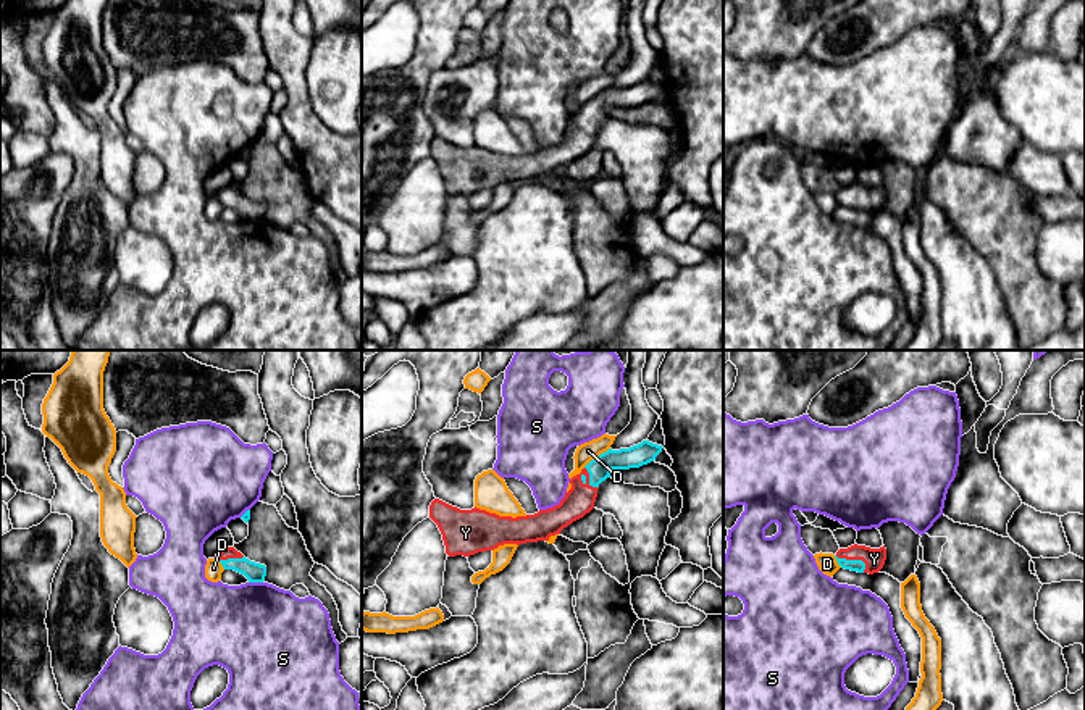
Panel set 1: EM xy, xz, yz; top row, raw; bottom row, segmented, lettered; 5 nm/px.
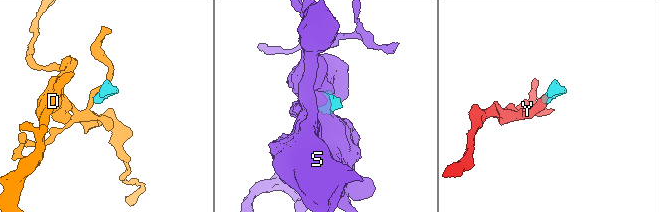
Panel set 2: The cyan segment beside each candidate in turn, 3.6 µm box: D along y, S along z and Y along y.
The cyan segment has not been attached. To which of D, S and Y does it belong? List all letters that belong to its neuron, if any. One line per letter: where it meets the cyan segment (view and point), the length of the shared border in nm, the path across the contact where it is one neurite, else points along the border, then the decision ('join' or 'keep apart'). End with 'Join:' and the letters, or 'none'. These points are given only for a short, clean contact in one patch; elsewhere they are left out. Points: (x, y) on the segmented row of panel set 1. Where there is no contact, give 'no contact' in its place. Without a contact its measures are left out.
D: xz (596, 457) | 170 nm | along xz (609, 447), (583, 467) | keep apart
S: xy (255, 581) | 70 nm | keep apart
Y: xz (590, 480) | 130 nm | across xz (599, 468), (590, 480), (580, 499) | join
Join: Y

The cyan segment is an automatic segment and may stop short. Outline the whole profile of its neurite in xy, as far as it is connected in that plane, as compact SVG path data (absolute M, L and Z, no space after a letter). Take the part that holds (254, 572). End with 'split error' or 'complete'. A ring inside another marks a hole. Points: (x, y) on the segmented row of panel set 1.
M234 547L223 549L216 553L220 563L224 570L234 570L241 574L244 574L249 583L263 583L266 576L266 566L250 562L245 558L241 552L237 552Z; split error

